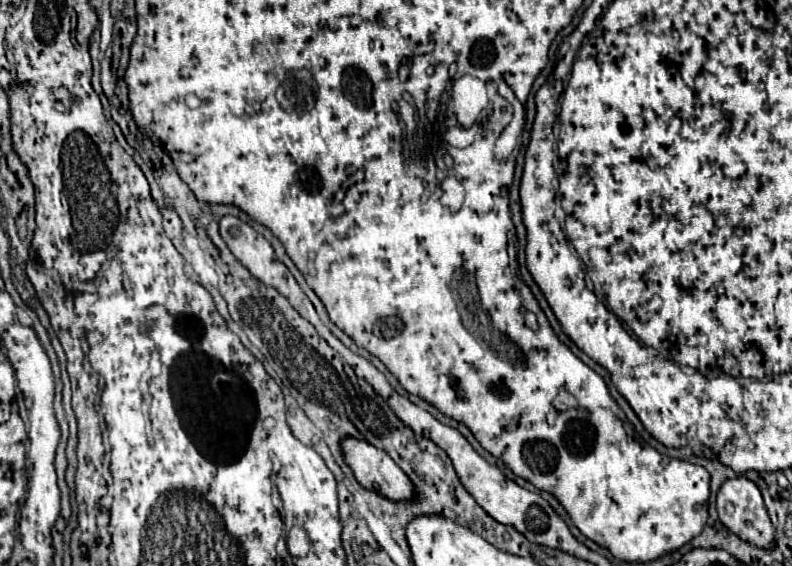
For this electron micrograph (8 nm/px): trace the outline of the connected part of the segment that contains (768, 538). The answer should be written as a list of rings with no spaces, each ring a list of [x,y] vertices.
[[[740,476],[740,478],[732,478],[732,480],[726,480],[718,492],[718,514],[720,514],[720,520],[722,524],[732,532],[736,534],[738,538],[742,538],[744,542],[748,544],[754,544],[756,548],[774,548],[776,540],[774,540],[774,524],[766,512],[766,506],[764,506],[764,500],[762,500],[762,494],[758,490],[758,486]]]

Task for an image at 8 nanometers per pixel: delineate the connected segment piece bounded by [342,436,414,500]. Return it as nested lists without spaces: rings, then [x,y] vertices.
[[[346,436],[342,438],[342,456],[364,488],[376,490],[390,500],[410,500],[414,496],[410,478],[384,450],[366,444],[366,440]]]

